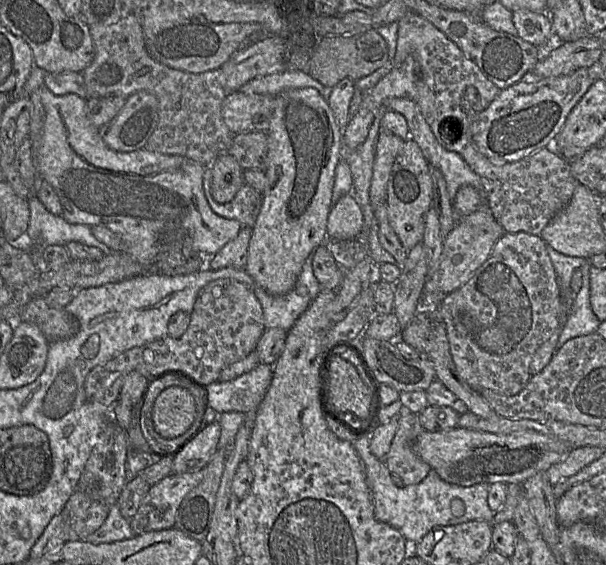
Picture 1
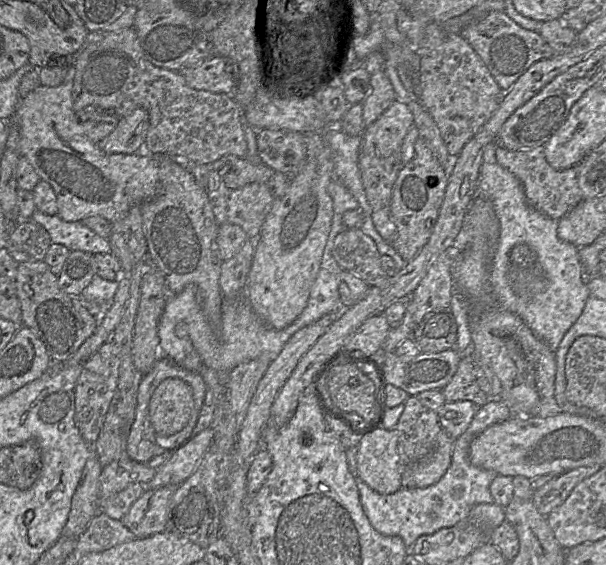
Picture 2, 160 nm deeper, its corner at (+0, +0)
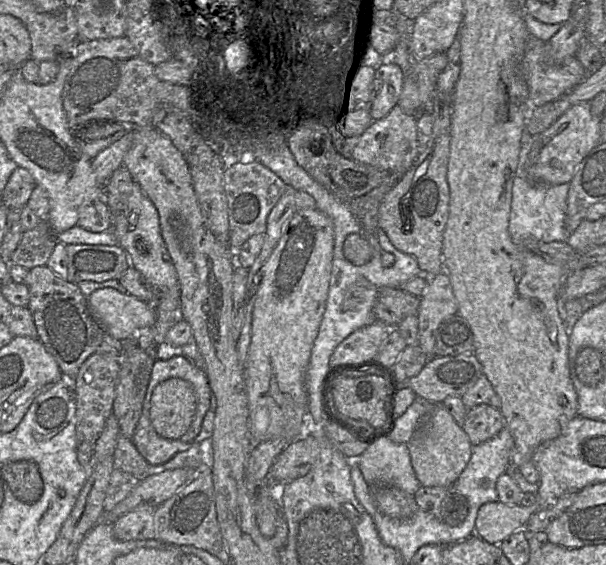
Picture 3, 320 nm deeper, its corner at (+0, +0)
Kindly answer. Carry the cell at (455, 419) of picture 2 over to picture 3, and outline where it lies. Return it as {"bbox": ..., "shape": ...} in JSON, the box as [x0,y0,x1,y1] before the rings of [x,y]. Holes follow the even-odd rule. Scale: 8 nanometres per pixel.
{"bbox":[462,404,506,446],"shape":[[[479,404],[467,410],[462,424],[472,445],[476,446],[494,437],[506,427],[501,411],[488,404]]]}

